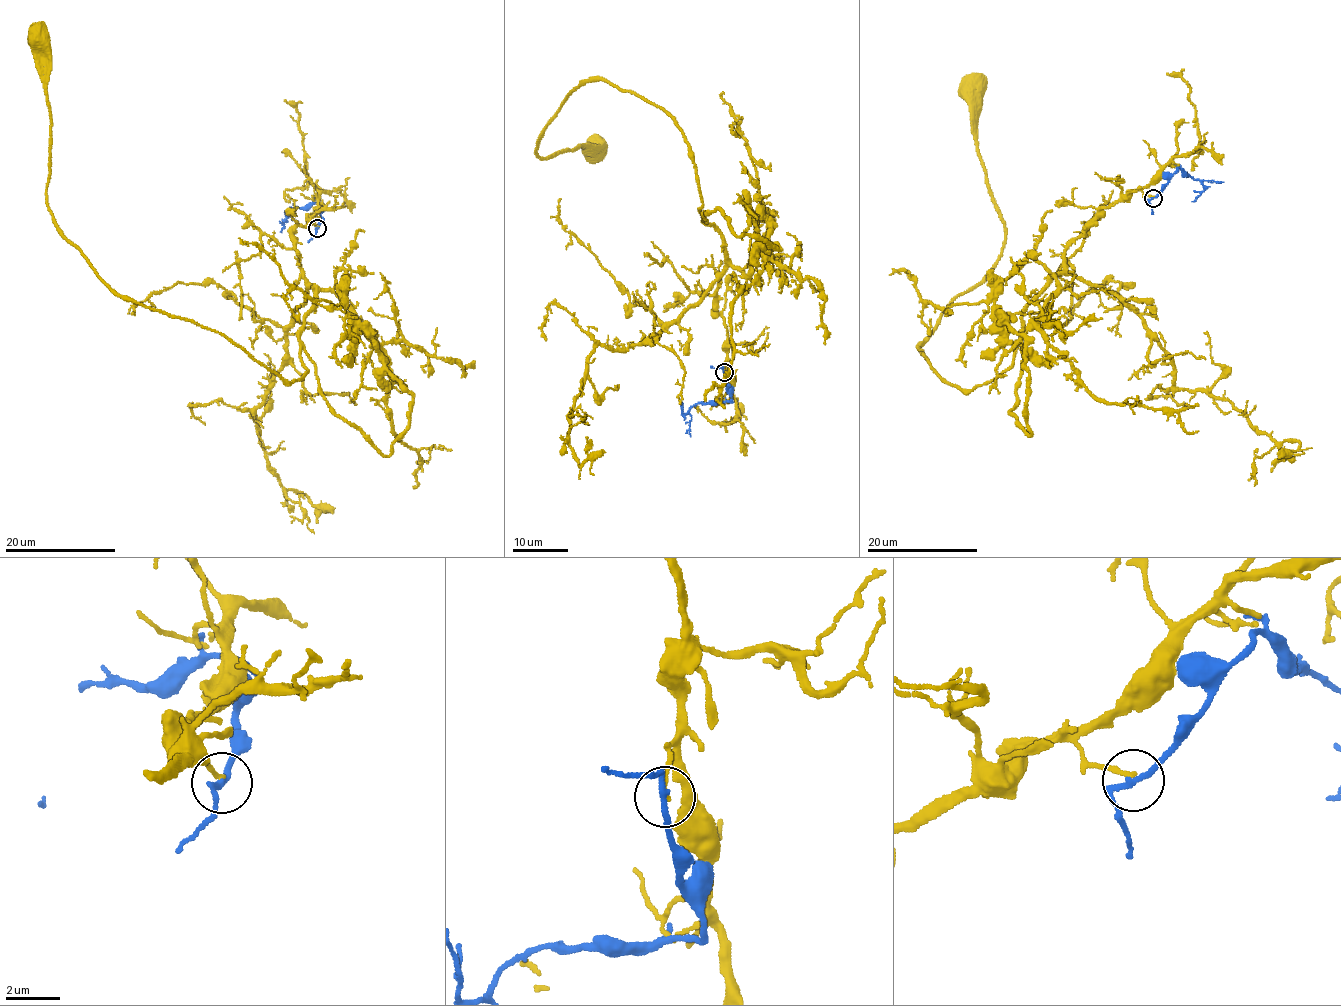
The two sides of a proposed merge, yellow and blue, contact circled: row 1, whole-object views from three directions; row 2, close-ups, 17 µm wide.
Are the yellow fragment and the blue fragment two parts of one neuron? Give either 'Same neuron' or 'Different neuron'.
Different neuron

